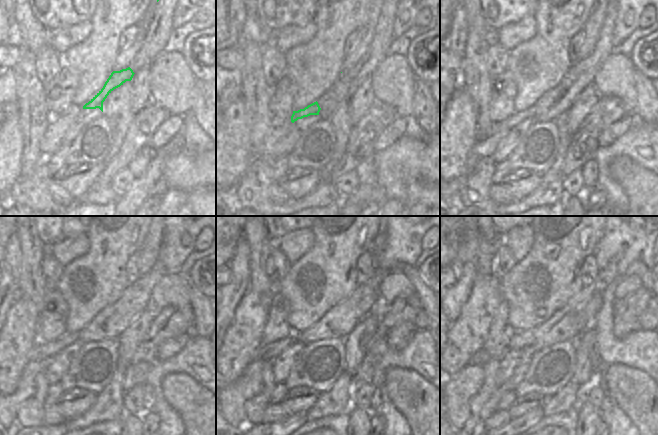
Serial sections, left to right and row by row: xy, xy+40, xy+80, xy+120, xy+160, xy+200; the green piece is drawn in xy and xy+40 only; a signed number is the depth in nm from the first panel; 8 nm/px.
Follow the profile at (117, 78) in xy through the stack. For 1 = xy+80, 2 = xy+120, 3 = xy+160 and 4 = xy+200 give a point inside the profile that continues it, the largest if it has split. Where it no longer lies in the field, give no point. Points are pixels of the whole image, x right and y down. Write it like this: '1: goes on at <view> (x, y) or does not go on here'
1: goes on at xy+80 (518, 116)
2: goes on at xy+120 (41, 351)
3: goes on at xy+160 (268, 351)
4: goes on at xy+200 (482, 357)

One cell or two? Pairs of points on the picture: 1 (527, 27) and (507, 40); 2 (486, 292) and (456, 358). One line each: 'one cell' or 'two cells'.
1: one cell
2: one cell

